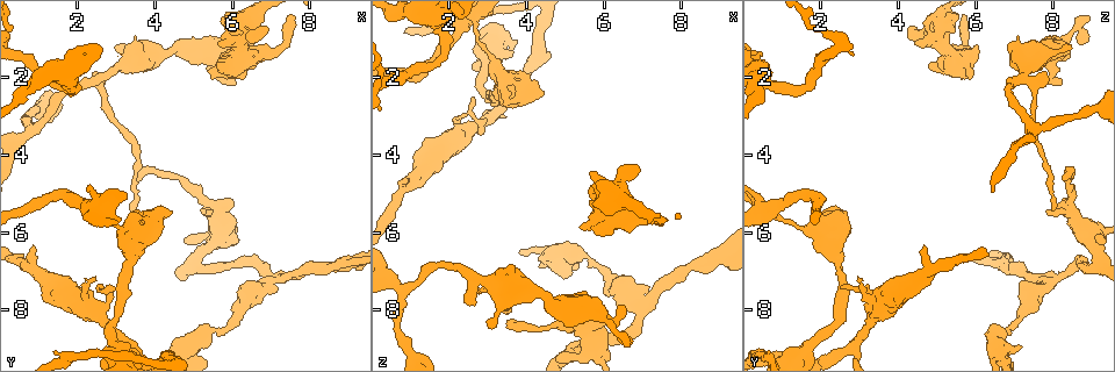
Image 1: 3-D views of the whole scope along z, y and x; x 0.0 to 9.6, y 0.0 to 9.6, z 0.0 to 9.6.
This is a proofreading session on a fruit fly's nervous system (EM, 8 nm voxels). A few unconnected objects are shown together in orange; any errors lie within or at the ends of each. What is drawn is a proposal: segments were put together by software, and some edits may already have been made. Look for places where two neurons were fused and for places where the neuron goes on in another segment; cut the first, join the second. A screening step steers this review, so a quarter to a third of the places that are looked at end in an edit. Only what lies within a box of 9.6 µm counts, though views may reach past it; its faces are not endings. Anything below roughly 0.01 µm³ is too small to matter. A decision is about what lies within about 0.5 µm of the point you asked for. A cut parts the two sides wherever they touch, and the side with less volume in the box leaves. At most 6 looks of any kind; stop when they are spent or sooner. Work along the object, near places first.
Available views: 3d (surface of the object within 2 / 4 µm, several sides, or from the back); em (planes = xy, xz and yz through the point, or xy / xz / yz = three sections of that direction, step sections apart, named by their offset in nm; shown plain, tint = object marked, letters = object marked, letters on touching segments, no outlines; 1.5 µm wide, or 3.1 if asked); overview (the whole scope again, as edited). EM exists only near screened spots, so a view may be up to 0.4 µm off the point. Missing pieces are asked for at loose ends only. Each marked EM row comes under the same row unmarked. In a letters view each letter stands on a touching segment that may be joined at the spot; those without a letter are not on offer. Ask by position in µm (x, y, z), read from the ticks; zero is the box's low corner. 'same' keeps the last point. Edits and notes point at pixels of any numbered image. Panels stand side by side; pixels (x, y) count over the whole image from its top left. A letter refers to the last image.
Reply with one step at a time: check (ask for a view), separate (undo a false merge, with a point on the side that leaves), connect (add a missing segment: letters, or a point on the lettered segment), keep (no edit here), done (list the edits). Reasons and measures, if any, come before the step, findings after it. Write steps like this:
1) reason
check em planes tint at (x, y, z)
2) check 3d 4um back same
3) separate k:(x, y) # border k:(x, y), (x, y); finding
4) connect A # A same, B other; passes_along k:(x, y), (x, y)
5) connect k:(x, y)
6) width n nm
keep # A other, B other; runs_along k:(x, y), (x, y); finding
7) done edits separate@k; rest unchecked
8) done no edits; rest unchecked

stops while still wide
check em 3.1um yz step 16 letters at (5.05, 8.95, 7.15)

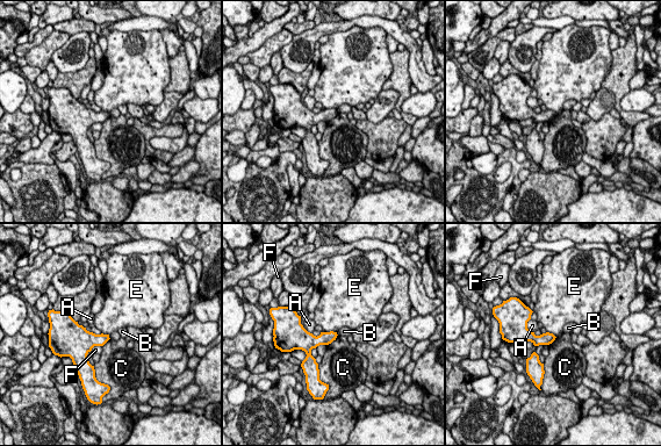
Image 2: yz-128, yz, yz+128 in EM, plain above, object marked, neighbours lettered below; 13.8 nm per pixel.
keep # A other, B other, C other, E other, F other; border 2:(336, 331), (324, 332); none of them fits

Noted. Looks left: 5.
branch stops here
check em planes letters at (5.50, 2.00, 5.80)

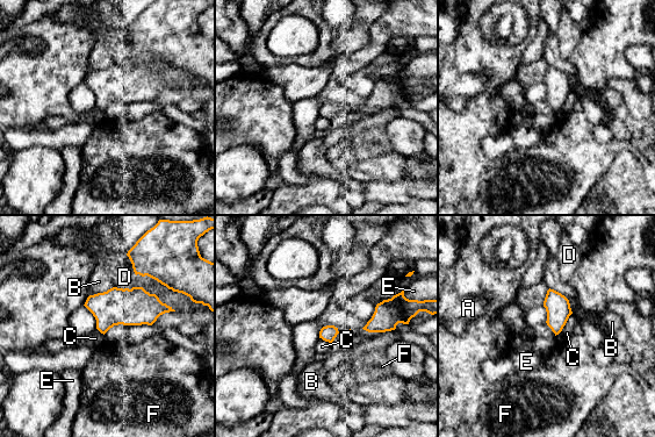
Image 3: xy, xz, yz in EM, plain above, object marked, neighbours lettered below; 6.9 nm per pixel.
keep # A other, B other, C other, D other, E other, F other; none of them fits

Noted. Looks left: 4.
small branch off a trunk
check 3d 4um at (3.05, 5.90, 1.50)

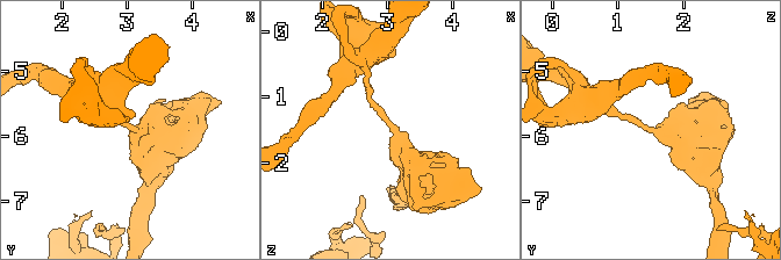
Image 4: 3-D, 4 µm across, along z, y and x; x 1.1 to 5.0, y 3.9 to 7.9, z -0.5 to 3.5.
arms 3; now the EM
check em planes letters at (3.15, 5.85, 1.50)

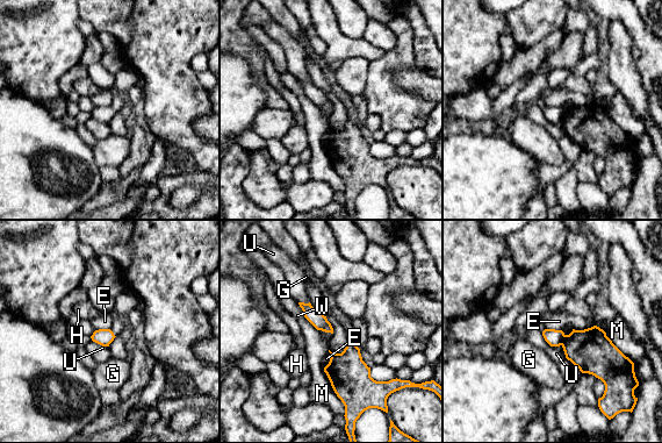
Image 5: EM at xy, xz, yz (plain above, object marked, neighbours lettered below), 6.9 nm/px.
separate 5:(553, 337) # E other, G other, H other, M other, U other, W other; border 5:(566, 335), (561, 344); two neurons meet here

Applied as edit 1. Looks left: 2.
done edits separate@5; rest unchecked

